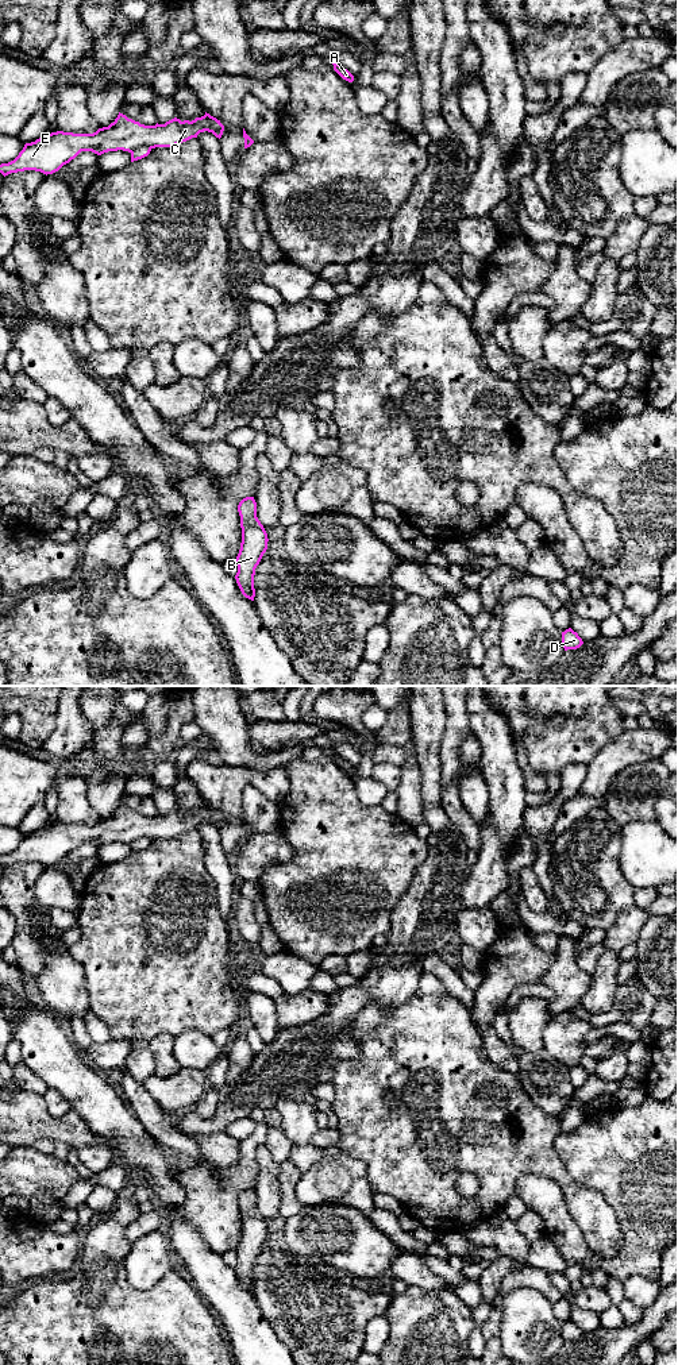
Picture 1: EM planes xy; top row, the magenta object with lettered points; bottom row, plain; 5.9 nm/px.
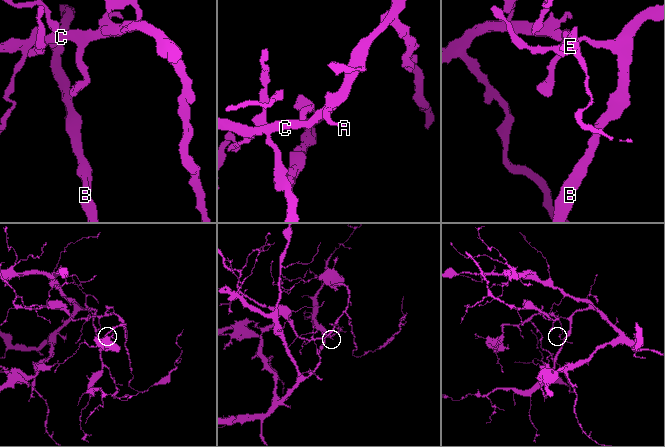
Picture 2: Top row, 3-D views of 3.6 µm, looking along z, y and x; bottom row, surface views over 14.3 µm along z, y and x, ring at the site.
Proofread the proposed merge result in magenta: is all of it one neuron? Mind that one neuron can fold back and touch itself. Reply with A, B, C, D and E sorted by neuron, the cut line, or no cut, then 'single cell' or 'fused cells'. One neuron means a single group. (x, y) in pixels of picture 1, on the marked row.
groups A C D E / B; cut xy (150, 147), (137, 146), (130, 151); fused cells

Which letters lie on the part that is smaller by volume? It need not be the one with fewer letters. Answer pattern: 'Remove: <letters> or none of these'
Remove: A, C, D, E

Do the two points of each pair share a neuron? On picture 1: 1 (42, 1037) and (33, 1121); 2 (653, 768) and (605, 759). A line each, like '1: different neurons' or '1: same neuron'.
1: different neurons
2: different neurons

